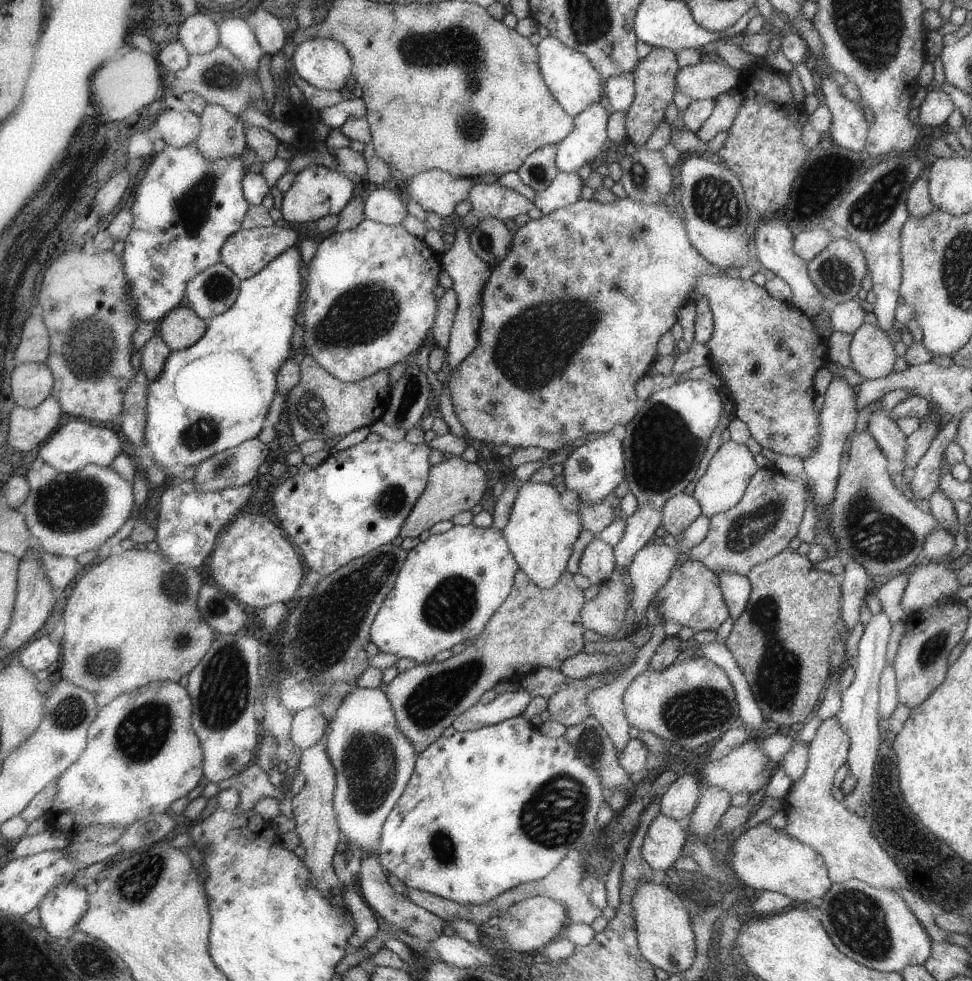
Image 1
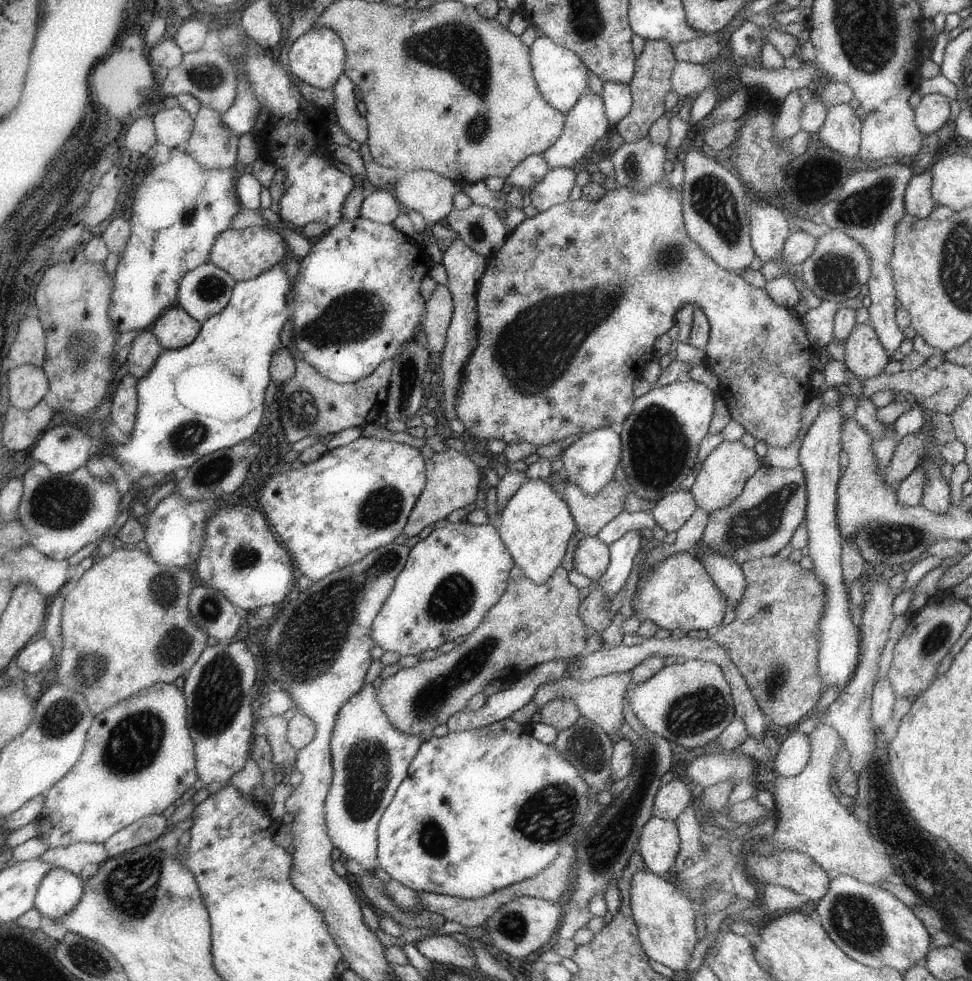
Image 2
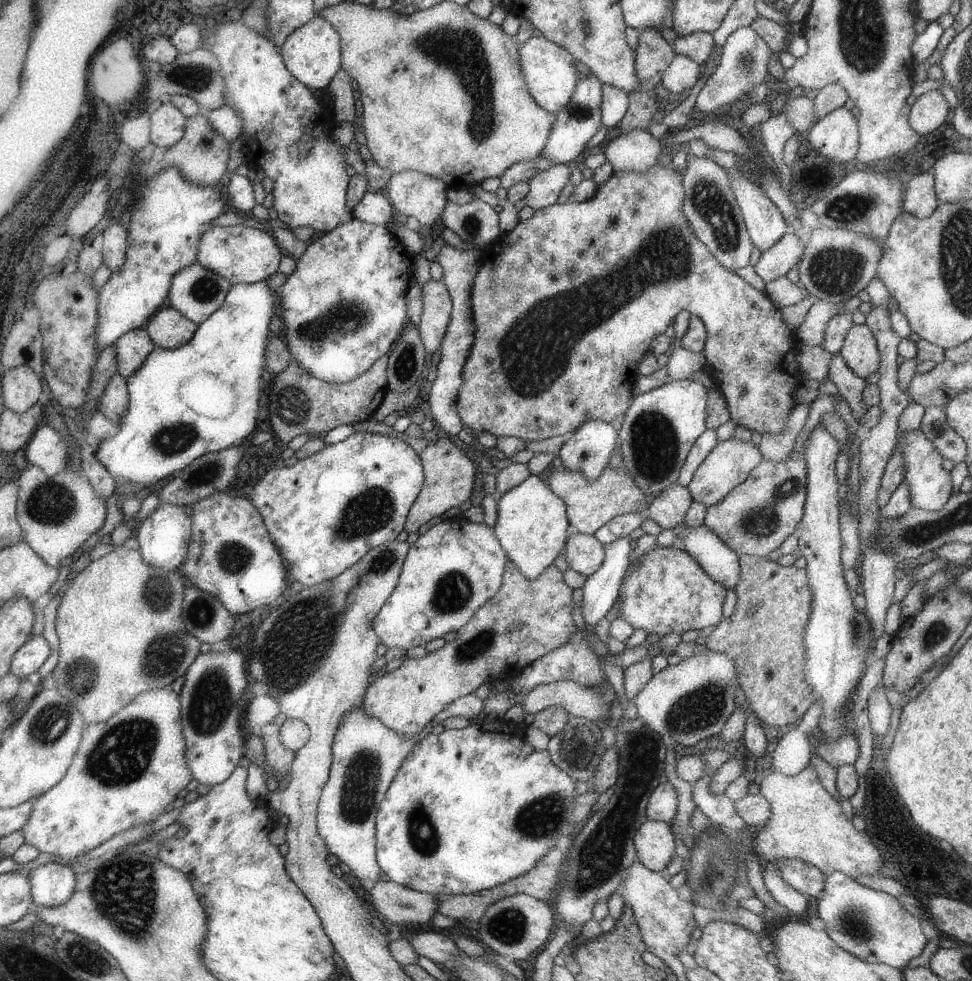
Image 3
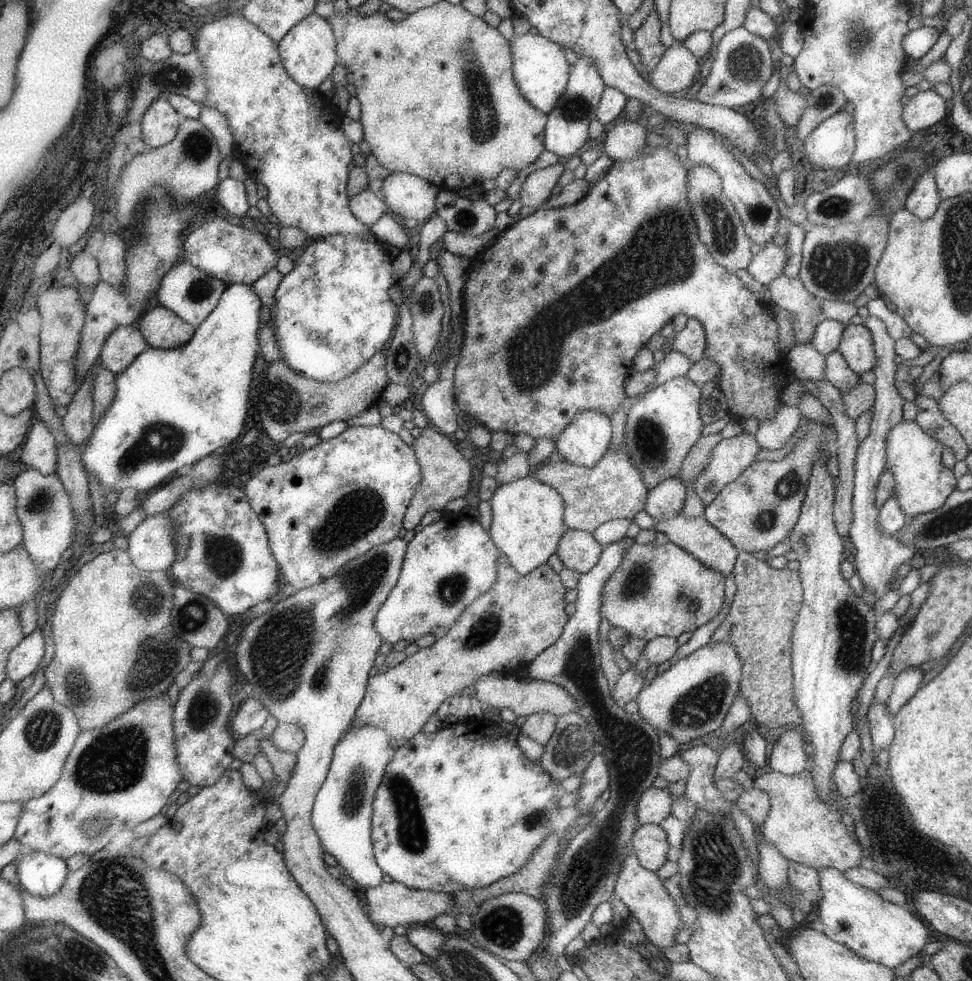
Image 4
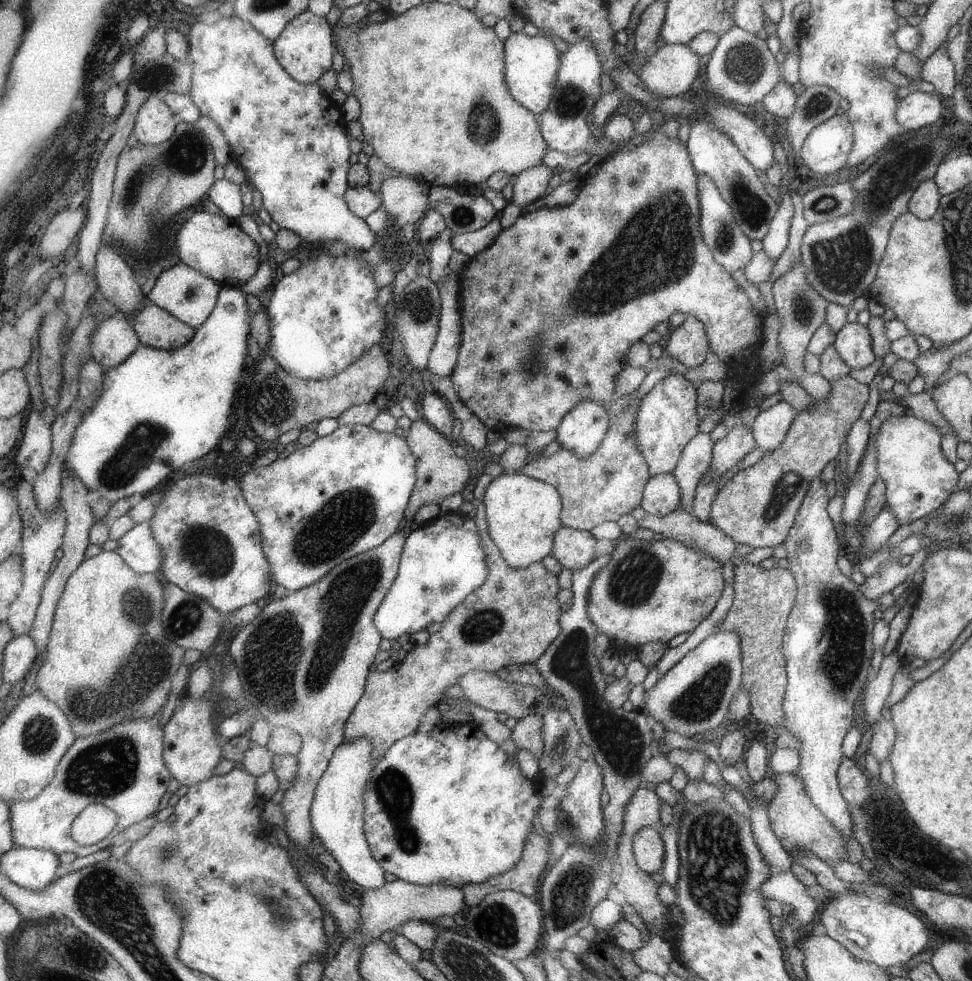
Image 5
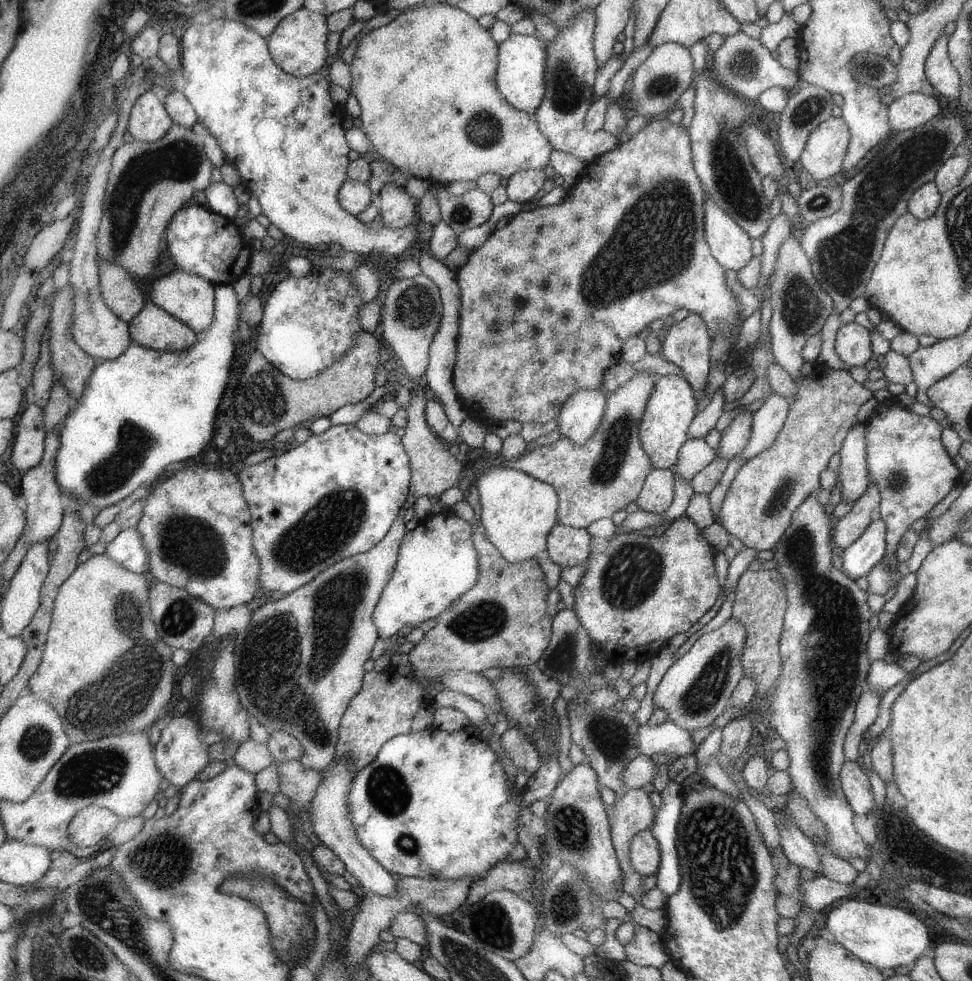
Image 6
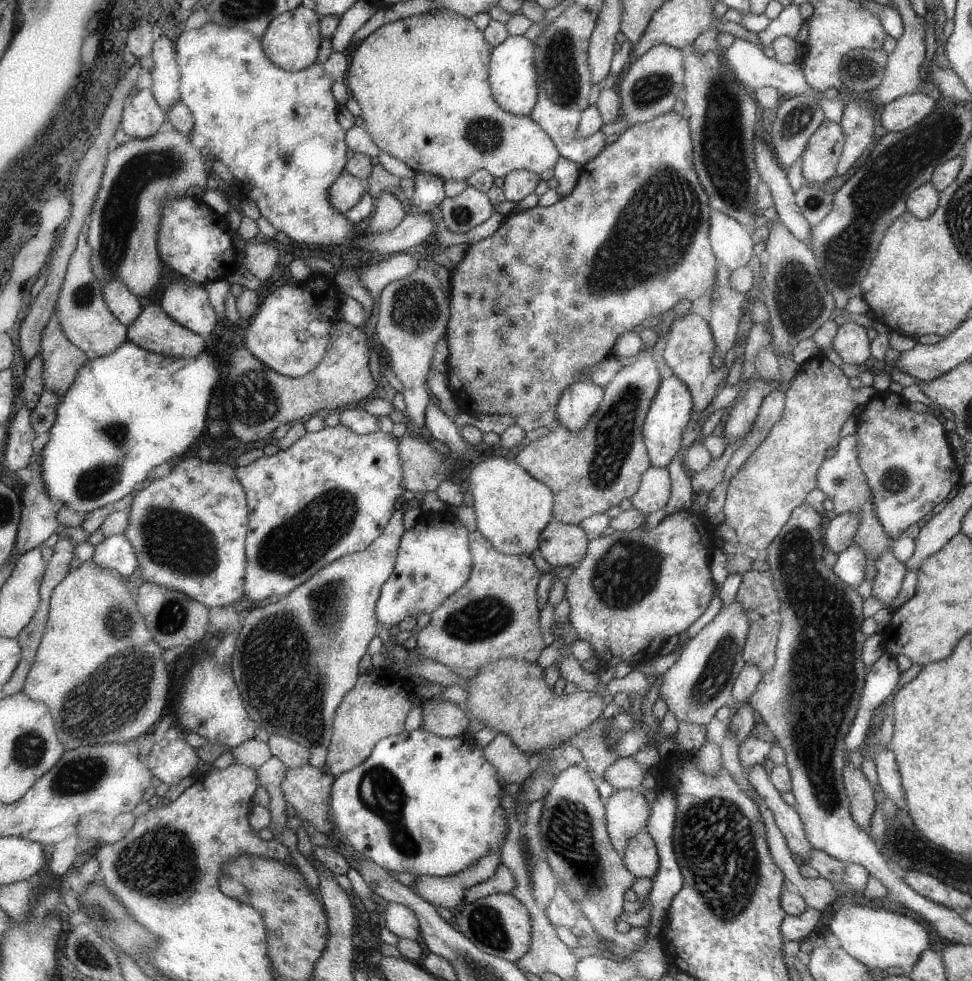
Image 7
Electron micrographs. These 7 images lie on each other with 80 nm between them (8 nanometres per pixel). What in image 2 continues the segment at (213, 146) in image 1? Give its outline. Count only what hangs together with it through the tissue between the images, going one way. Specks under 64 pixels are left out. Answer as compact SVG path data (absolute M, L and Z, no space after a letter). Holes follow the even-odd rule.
M204 106L195 116L191 138L181 146L208 171L222 171L237 164L241 135L223 124L221 114L214 108Z

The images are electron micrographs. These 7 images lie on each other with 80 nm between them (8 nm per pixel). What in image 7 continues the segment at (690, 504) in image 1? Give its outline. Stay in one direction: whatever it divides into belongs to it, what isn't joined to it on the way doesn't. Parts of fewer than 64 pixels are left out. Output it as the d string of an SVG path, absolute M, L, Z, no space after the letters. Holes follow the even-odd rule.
M650 467L640 479L640 486L631 496L633 509L644 515L662 509L669 500L670 473L666 467Z

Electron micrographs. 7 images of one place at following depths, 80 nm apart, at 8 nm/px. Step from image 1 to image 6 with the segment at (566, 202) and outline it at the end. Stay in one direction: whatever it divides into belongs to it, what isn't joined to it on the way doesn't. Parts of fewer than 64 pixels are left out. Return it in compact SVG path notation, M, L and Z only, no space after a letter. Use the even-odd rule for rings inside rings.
M527 169L508 176L505 192L507 199L519 204L529 204L545 182L543 169Z

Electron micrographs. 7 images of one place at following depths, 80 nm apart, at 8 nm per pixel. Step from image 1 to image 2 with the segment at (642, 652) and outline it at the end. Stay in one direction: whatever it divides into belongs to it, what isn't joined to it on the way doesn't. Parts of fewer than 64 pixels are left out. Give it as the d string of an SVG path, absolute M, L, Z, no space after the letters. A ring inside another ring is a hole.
M629 671L611 673L604 677L595 677L588 681L578 681L569 675L563 675L561 678L545 681L541 683L531 698L537 706L538 710L547 701L554 698L571 699L578 708L581 717L593 721L600 726L608 735L618 732L621 724L623 724L623 699L627 686L630 685Z

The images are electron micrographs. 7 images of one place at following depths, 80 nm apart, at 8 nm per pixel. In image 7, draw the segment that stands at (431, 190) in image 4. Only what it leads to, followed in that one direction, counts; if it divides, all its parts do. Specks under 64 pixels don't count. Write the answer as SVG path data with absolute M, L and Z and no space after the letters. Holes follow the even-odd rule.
M382 192L377 200L376 210L369 218L369 226L362 232L364 235L391 232L408 214L404 202L395 193Z

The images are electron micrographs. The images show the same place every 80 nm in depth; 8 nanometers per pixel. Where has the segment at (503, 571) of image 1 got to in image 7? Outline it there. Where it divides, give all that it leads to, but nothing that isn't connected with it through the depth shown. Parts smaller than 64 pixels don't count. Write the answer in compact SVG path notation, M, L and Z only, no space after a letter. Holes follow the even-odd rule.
M425 512L417 524L403 535L398 552L398 562L394 574L383 585L376 611L380 628L392 630L397 624L409 616L415 618L419 614L433 614L447 598L463 587L471 576L472 556L467 548L467 528L463 524L453 524L447 520L439 520L439 513Z

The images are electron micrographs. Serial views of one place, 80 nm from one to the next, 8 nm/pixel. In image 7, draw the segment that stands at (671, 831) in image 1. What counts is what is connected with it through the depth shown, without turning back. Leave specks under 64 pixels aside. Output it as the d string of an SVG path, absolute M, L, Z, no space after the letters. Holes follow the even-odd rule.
M639 832L631 838L621 857L635 878L653 877L658 870L658 851L652 836L647 832Z

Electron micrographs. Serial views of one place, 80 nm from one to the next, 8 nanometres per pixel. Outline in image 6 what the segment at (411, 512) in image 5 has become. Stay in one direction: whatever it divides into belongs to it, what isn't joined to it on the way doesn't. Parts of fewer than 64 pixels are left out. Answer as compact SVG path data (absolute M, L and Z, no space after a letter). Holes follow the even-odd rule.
M423 388L417 396L411 396L411 404L408 408L408 425L405 428L405 435L402 437L402 441L410 456L413 471L410 488L412 502L422 496L431 500L439 499L440 494L444 490L456 486L457 480L459 480L459 472L461 472L461 468L463 468L463 466L453 458L453 455L449 454L445 444L439 442L440 438L431 428L431 425L427 420L427 401L428 400L425 400Z

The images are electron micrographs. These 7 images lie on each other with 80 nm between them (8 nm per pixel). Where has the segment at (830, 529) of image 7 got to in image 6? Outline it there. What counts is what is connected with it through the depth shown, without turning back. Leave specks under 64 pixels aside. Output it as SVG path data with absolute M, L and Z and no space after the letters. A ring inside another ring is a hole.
M870 483L862 495L854 502L853 508L845 516L836 520L832 540L837 551L843 550L854 540L857 540L867 525L872 521L871 512L877 508L881 500L879 489L875 483Z

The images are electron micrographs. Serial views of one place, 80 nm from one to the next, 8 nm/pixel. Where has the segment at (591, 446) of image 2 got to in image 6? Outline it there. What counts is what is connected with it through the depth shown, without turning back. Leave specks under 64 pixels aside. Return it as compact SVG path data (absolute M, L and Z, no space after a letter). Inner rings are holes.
M600 389L575 391L558 412L556 428L560 436L576 445L586 443L602 422L605 404L606 395Z

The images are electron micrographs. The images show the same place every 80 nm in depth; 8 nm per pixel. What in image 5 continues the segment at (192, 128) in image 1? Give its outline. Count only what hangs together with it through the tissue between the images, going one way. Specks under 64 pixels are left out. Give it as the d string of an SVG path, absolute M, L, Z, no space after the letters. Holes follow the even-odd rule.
M153 95L140 108L134 134L143 145L158 145L175 134L179 122L179 116L170 104Z

